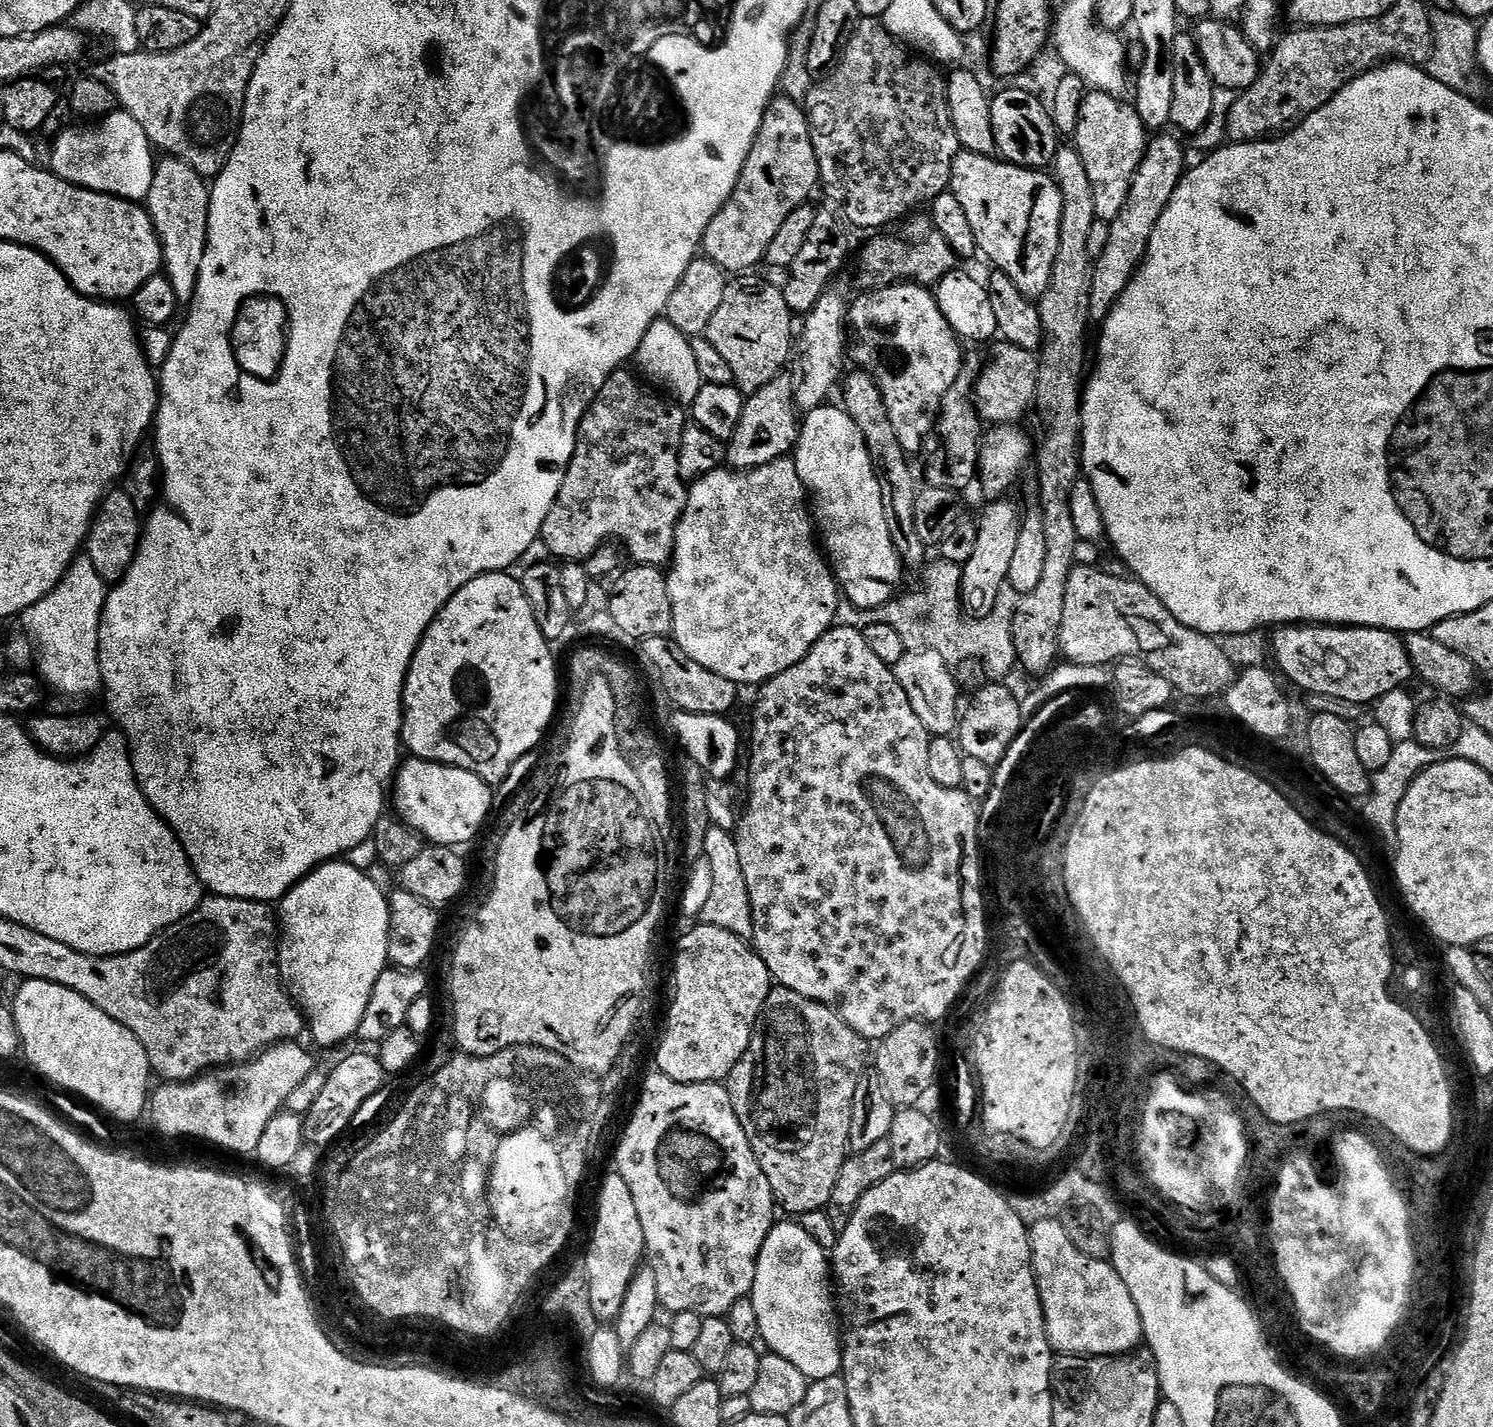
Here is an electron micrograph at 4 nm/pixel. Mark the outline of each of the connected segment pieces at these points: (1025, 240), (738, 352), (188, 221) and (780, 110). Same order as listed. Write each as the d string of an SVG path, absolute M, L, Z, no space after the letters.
M961 151L952 167L950 191L962 202L974 230L976 247L1031 300L1044 296L1057 257L1062 194L1055 176L1044 170L1020 168L1000 158Z
M752 274L733 279L727 285L722 304L710 319L706 337L732 369L734 384L745 397L762 390L762 386L785 371L784 363L794 352L792 320L794 314L777 285L775 288L764 280L755 280Z
M169 156L157 161L150 194L144 202L163 248L163 271L174 286L174 294L181 306L191 304L196 291L202 257L208 245L210 196L205 177L198 175L188 163Z
M777 95L764 112L762 126L735 190L704 232L703 255L728 274L752 270L759 260L767 257L770 242L774 242L774 234L778 234L782 222L786 222L794 210L809 203L808 195L817 191L819 183L818 158L814 154L808 113L789 96Z

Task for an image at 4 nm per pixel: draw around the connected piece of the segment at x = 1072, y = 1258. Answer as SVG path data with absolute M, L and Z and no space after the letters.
M1059 1219L1038 1221L1031 1225L1028 1241L1032 1247L1032 1265L1040 1291L1048 1341L1057 1353L1073 1356L1118 1356L1139 1349L1136 1347L1144 1340L1144 1327L1138 1314L1138 1306L1134 1298L1130 1298L1126 1282L1122 1282L1108 1260L1095 1260L1082 1254L1082 1250L1078 1250L1078 1246L1070 1242L1070 1234L1066 1234Z

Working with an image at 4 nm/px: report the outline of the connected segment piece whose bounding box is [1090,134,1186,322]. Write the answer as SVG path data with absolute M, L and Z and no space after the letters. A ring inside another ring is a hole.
M1156 134L1149 139L1142 162L1132 179L1126 206L1122 206L1118 218L1110 221L1110 242L1106 242L1106 250L1102 250L1102 254L1094 262L1090 286L1090 314L1093 321L1105 320L1109 310L1116 305L1117 298L1136 275L1148 254L1150 234L1154 234L1154 226L1158 226L1162 210L1166 210L1174 190L1180 184L1181 176L1186 171L1184 148L1179 140L1181 137L1160 135L1164 134Z

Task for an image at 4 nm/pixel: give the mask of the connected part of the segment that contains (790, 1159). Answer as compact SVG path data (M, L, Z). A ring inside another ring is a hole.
M773 987L772 992L766 998L764 1009L760 1012L760 1020L756 1024L756 1033L752 1035L750 1046L746 1054L734 1066L726 1081L726 1087L730 1094L730 1102L734 1106L734 1114L738 1114L738 1122L742 1122L742 1130L746 1130L746 1138L750 1138L750 1146L754 1150L754 1158L758 1158L758 1166L762 1166L762 1174L766 1174L766 1182L770 1182L770 1190L774 1194L777 1205L789 1212L789 1217L799 1218L827 1209L830 1202L830 1194L834 1194L834 1186L840 1177L842 1166L848 1160L850 1149L850 1114L854 1110L854 1090L858 1090L858 1082L866 1075L866 1067L870 1064L869 1041L861 1038L856 1031L842 1019L833 1008L827 1008L824 1004L814 1002L810 998L802 998L802 994L794 994L794 990Z

